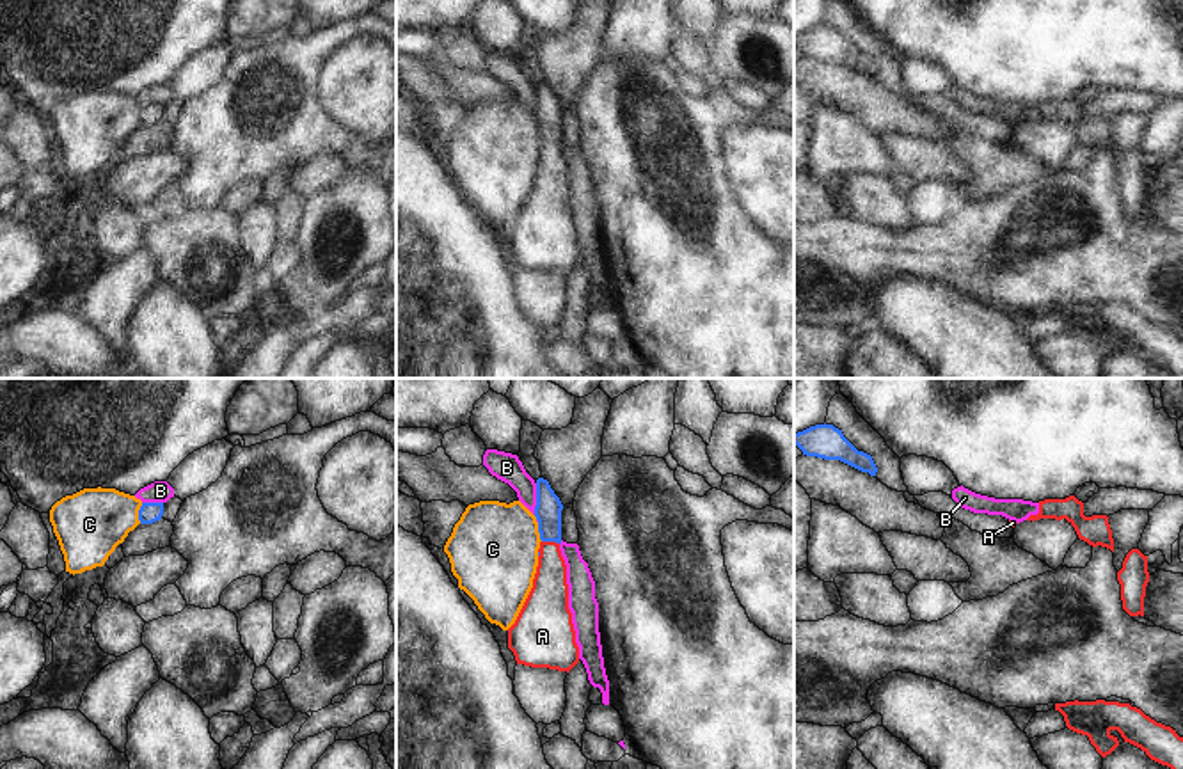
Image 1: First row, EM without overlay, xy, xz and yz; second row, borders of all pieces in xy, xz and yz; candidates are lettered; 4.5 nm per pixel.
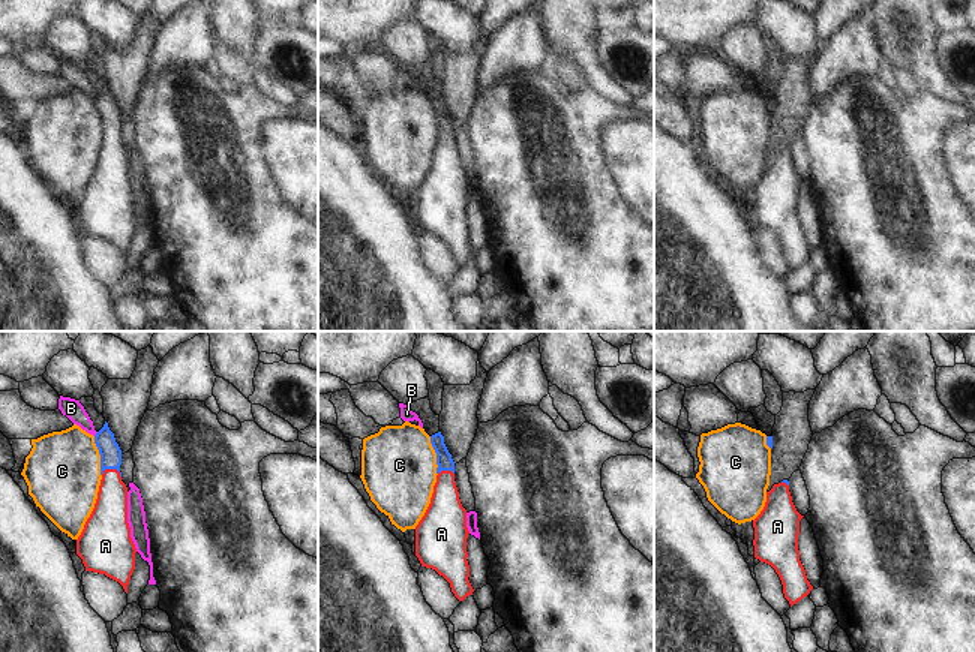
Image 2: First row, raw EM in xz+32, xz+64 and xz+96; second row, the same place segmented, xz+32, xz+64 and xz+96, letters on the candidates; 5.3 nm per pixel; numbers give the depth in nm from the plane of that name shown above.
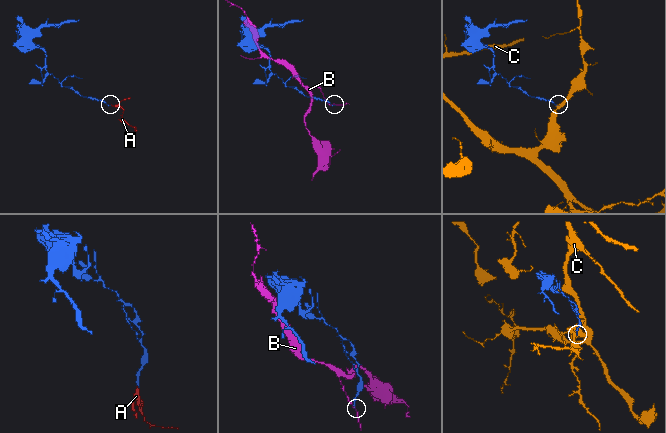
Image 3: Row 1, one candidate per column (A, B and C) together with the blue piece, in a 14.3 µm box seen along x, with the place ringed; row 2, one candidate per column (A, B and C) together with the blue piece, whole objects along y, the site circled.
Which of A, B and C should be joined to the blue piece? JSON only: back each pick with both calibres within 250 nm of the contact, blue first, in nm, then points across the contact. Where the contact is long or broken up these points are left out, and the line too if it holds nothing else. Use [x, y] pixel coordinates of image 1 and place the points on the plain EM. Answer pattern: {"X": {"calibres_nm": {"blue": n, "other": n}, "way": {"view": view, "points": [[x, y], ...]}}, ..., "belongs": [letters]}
{"A": {"calibres_nm": {"blue": 120, "other": 180}, "way": {"view": "xz", "points": [[547, 112], [551, 142], [549, 198]]}}, "belongs": ["A"]}

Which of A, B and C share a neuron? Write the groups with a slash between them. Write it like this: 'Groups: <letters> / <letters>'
Groups: A / B / C

